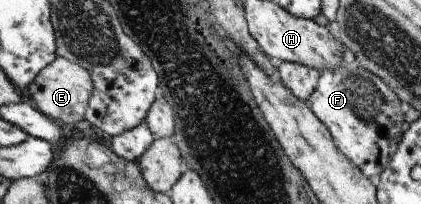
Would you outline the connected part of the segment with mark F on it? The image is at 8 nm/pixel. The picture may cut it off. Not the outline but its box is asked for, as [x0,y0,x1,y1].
[307,49,405,178]

